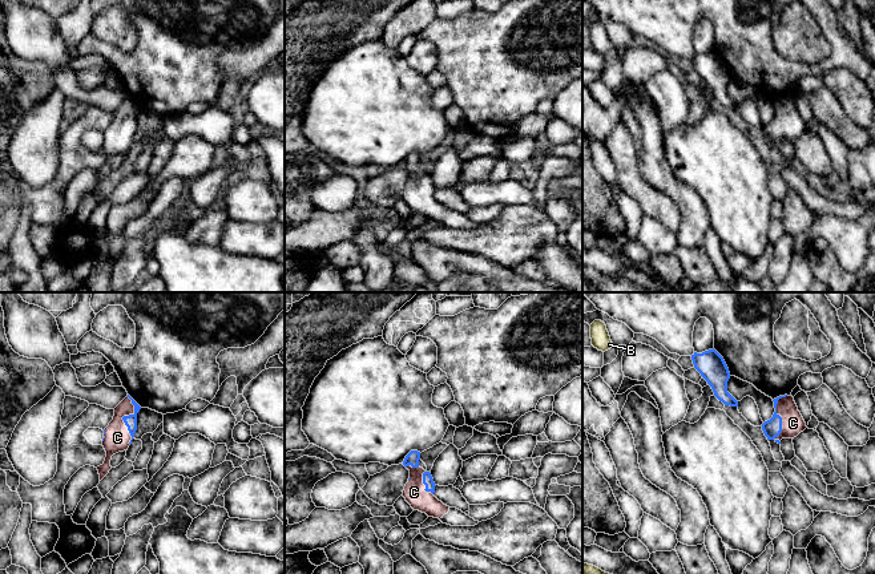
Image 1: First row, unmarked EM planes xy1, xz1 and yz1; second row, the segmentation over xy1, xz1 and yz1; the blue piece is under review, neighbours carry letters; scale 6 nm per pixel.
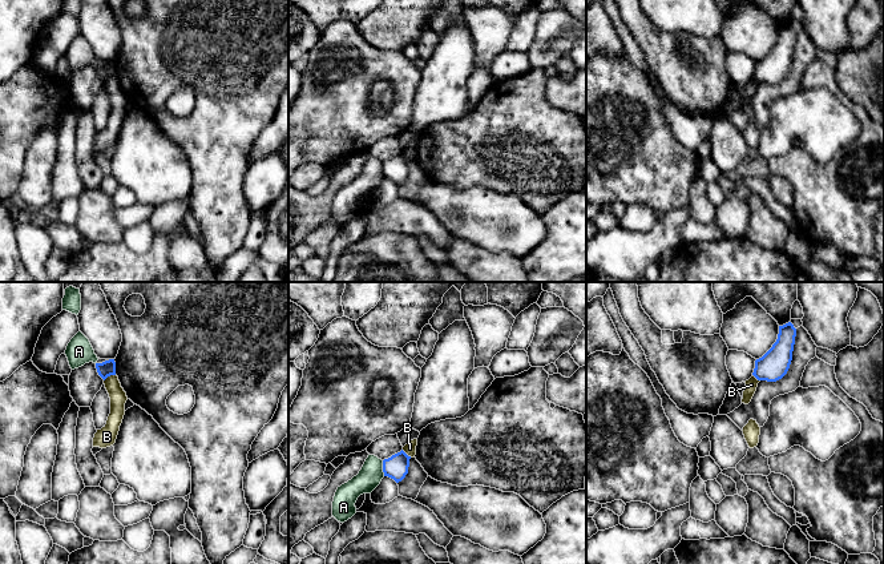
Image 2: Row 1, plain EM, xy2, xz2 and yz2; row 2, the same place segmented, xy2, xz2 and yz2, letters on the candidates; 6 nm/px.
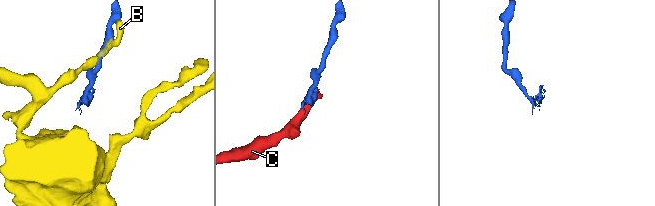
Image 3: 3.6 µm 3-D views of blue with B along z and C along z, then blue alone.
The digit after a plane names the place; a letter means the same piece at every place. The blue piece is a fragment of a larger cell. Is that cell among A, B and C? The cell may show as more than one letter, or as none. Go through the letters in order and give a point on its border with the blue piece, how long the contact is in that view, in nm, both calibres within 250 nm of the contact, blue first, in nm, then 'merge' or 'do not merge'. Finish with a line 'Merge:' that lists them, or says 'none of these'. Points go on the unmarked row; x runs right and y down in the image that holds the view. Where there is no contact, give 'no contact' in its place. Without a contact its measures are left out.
A: xz2 (383, 170) | 100 nm | 140/140 nm | do not merge
B: xy2 (109, 77) | 80 nm | 90/100 nm | do not merge
C: xy1 (123, 120) | 300 nm | 80/160 nm | merge
Merge: C

